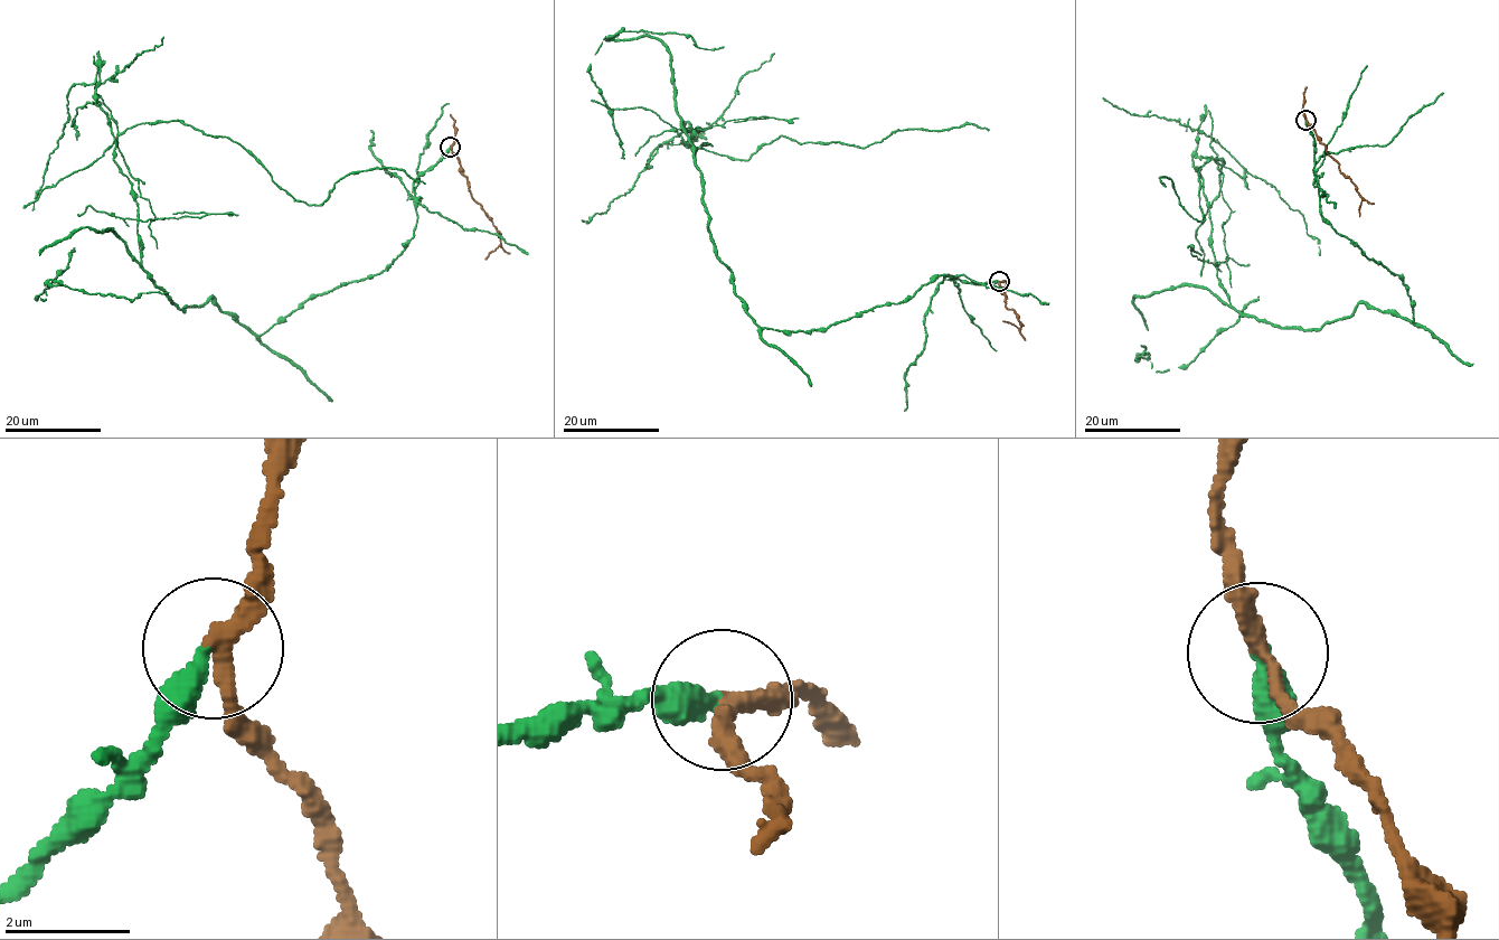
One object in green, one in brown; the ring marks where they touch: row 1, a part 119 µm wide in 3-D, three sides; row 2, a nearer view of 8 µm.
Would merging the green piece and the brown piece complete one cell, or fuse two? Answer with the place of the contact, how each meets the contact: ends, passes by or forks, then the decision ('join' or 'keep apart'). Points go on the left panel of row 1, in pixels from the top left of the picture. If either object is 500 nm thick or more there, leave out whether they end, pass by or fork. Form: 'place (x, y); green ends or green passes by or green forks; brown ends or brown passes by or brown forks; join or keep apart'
place (450, 147); green ends; brown passes by; keep apart

